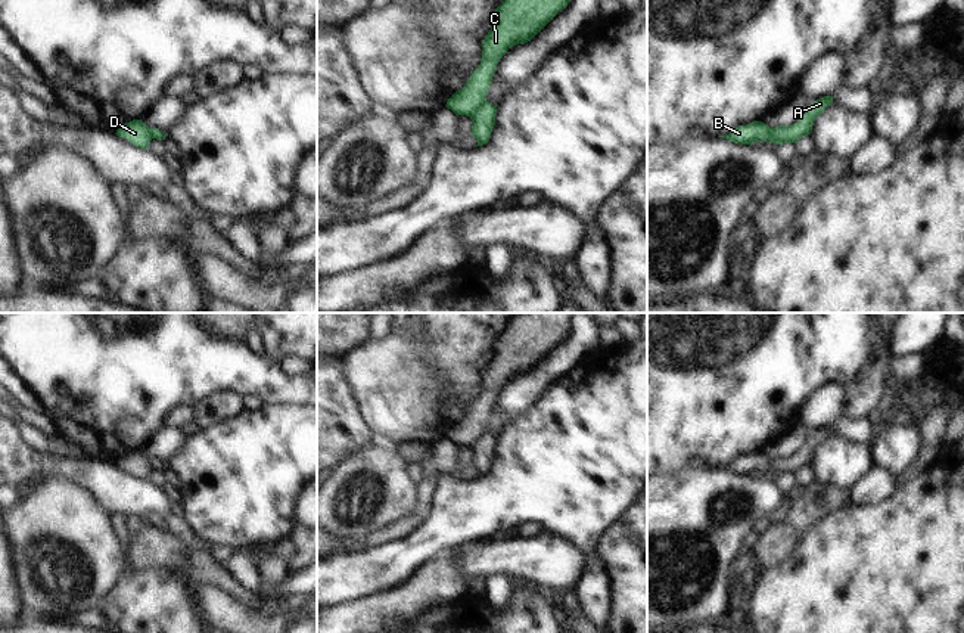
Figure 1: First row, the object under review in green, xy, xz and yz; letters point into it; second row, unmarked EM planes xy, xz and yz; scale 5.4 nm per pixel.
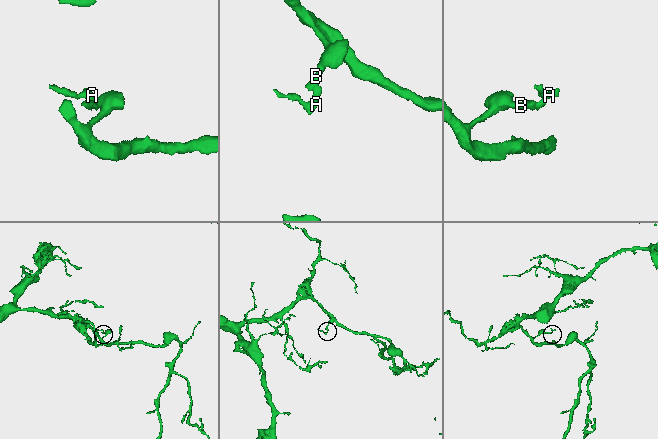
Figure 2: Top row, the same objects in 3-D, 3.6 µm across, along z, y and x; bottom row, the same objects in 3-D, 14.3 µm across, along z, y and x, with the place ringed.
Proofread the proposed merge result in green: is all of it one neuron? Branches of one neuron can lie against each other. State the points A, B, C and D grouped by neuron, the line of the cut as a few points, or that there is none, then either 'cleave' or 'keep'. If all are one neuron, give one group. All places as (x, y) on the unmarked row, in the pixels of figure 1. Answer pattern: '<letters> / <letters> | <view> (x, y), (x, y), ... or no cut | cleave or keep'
A / B C D | xz (485, 431), (469, 446) | cleave

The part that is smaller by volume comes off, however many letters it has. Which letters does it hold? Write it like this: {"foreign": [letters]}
{"foreign": ["A"]}

